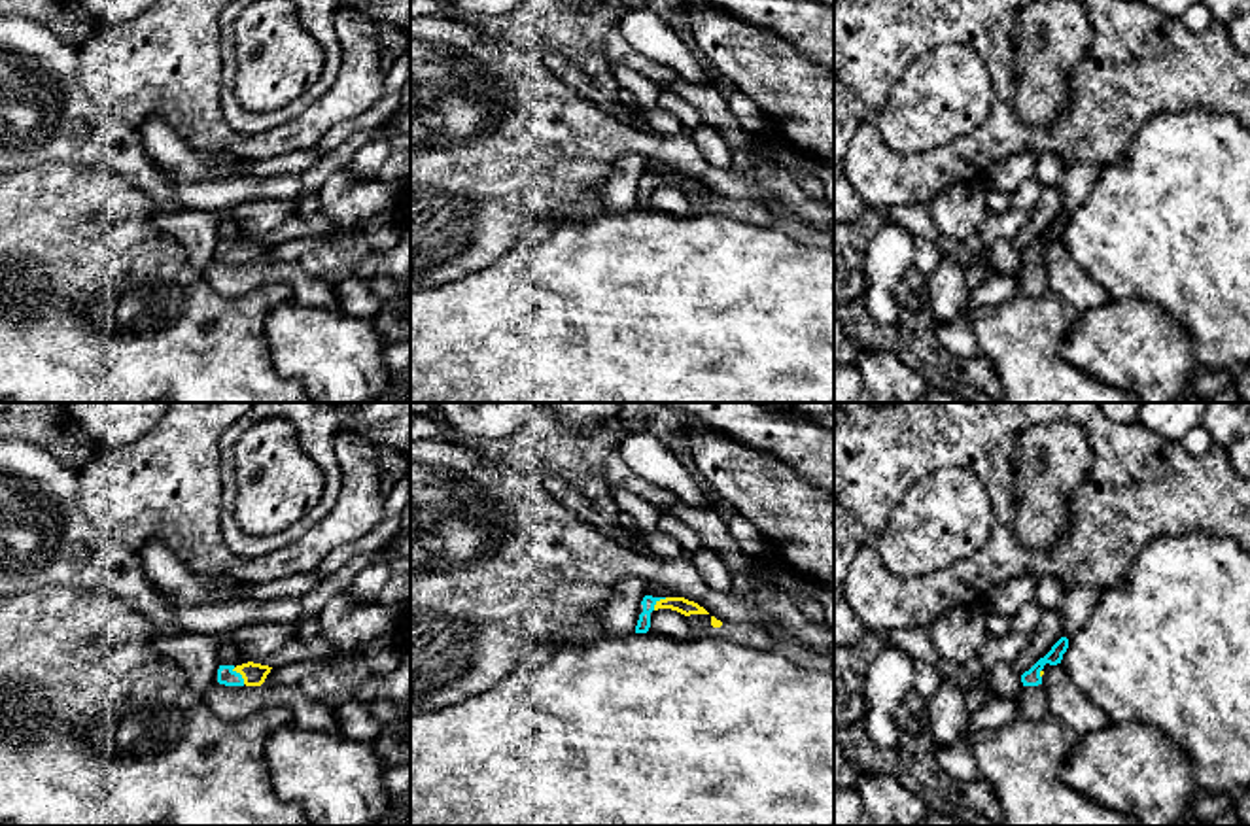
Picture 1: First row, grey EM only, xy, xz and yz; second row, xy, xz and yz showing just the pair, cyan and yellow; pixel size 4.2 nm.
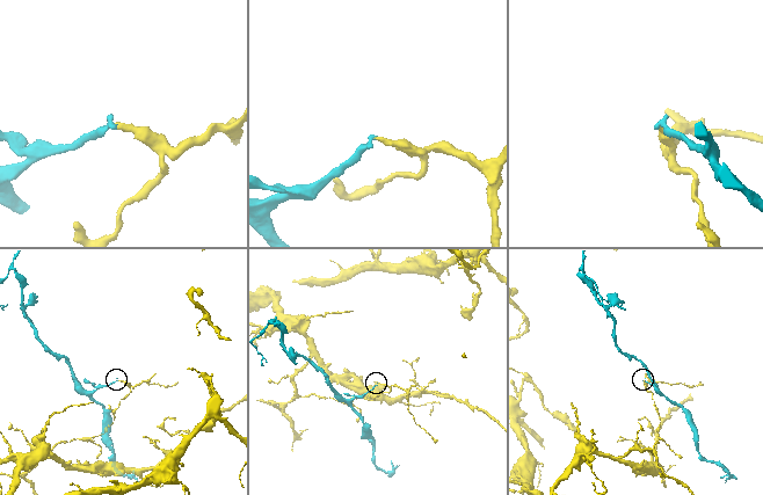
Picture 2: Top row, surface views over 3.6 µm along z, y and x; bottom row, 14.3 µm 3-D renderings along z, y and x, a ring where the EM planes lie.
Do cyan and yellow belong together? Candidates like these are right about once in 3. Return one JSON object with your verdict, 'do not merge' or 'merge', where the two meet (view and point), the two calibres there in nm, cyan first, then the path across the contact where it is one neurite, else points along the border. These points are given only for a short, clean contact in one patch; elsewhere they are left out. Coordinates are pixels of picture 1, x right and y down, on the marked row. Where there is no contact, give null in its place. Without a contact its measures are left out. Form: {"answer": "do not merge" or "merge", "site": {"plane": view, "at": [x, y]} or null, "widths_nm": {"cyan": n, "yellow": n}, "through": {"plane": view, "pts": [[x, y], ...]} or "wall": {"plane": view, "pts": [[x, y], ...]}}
{"answer": "merge", "site": {"plane": "xy", "at": [241, 675]}, "widths_nm": {"cyan": 80, "yellow": 100}, "through": {"plane": "xy", "pts": [[225, 675], [241, 675], [254, 673]]}}

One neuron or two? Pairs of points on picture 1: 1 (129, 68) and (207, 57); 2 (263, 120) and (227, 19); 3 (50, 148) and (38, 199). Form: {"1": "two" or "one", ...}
{"1": "one", "2": "one", "3": "two"}

